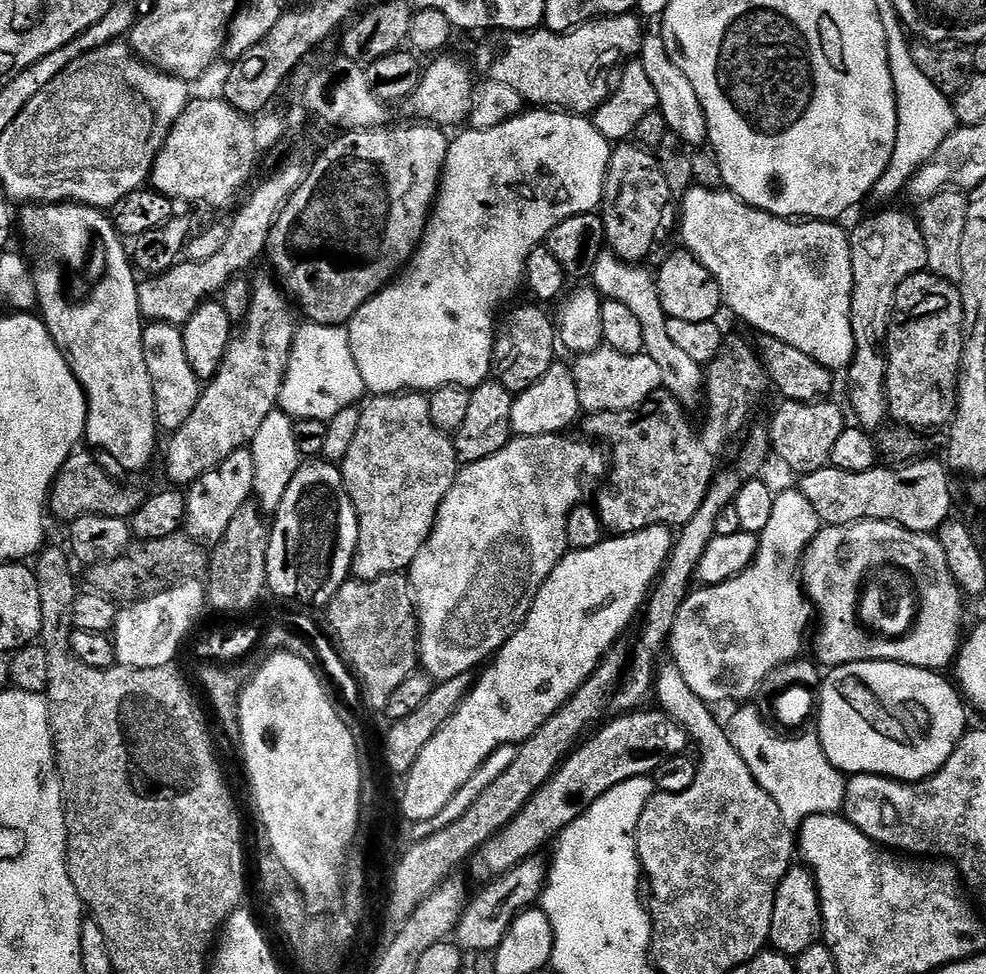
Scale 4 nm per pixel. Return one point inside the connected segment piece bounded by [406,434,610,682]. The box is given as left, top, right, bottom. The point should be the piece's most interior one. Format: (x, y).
(501, 529)

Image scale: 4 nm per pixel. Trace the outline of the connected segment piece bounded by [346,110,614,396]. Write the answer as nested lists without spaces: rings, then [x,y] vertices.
[[[525,110],[490,130],[464,130],[457,140],[455,137],[448,146],[444,174],[440,177],[440,187],[416,255],[396,279],[387,288],[382,289],[377,296],[368,299],[346,325],[350,338],[350,350],[362,374],[365,389],[377,396],[390,396],[394,392],[431,394],[438,388],[453,386],[471,390],[489,379],[494,368],[494,337],[498,332],[498,328],[495,328],[496,311],[499,310],[500,303],[510,299],[519,288],[522,288],[526,280],[524,271],[530,254],[547,241],[550,230],[554,230],[558,222],[566,222],[566,218],[574,218],[578,214],[596,212],[601,207],[604,199],[604,183],[608,177],[608,163],[611,161],[613,149],[613,145],[597,130],[595,123],[587,115],[573,114],[563,110]]]

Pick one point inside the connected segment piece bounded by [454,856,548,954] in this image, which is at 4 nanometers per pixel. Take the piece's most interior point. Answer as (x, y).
(486, 920)

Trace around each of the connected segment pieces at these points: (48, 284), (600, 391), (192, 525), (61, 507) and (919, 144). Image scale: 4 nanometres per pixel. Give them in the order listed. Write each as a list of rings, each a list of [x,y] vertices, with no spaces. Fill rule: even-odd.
[[[28,202],[18,212],[18,232],[24,235],[24,244],[28,247],[27,259],[30,261],[30,277],[36,283],[36,300],[40,303],[38,309],[45,326],[50,330],[54,342],[60,347],[68,363],[72,365],[72,373],[78,378],[78,382],[84,387],[84,393],[88,396],[88,431],[86,433],[87,443],[92,443],[93,449],[101,448],[108,456],[113,456],[128,472],[140,472],[152,460],[156,452],[156,403],[154,402],[154,386],[150,378],[150,370],[146,366],[146,354],[144,353],[144,329],[145,321],[140,315],[138,306],[138,276],[134,271],[134,265],[130,259],[129,249],[124,249],[125,241],[116,230],[116,225],[101,209],[89,208],[87,204],[74,204],[65,202],[63,204],[41,204],[39,202]]]
[[[599,346],[593,352],[580,356],[571,365],[574,384],[578,388],[578,402],[585,413],[628,412],[639,408],[661,391],[664,379],[658,362],[647,354],[622,354],[607,346]]]
[[[251,447],[240,448],[226,462],[222,462],[214,470],[202,474],[192,484],[187,485],[188,518],[187,535],[205,546],[215,546],[226,534],[226,526],[234,522],[234,514],[242,510],[242,506],[253,499],[255,490],[254,454]]]
[[[77,450],[62,466],[50,493],[50,512],[60,520],[71,522],[83,516],[131,517],[140,507],[142,496],[132,488],[123,488],[118,481],[91,456],[91,451]]]
[[[888,10],[883,13],[882,26],[886,26],[890,74],[896,87],[898,126],[896,127],[896,145],[894,146],[894,154],[890,158],[890,166],[886,170],[886,174],[882,178],[878,178],[878,182],[872,187],[872,196],[875,197],[875,199],[890,200],[898,195],[899,192],[903,193],[908,182],[914,178],[916,171],[919,170],[927,160],[934,158],[938,146],[942,146],[942,142],[946,142],[946,138],[950,138],[950,134],[956,131],[958,121],[956,119],[956,110],[953,101],[949,99],[949,97],[944,96],[942,90],[938,90],[938,86],[934,86],[934,82],[930,82],[930,78],[926,78],[926,74],[922,74],[922,70],[918,70],[918,66],[912,57],[912,49],[910,47],[909,37],[906,35],[906,29],[895,11]]]

